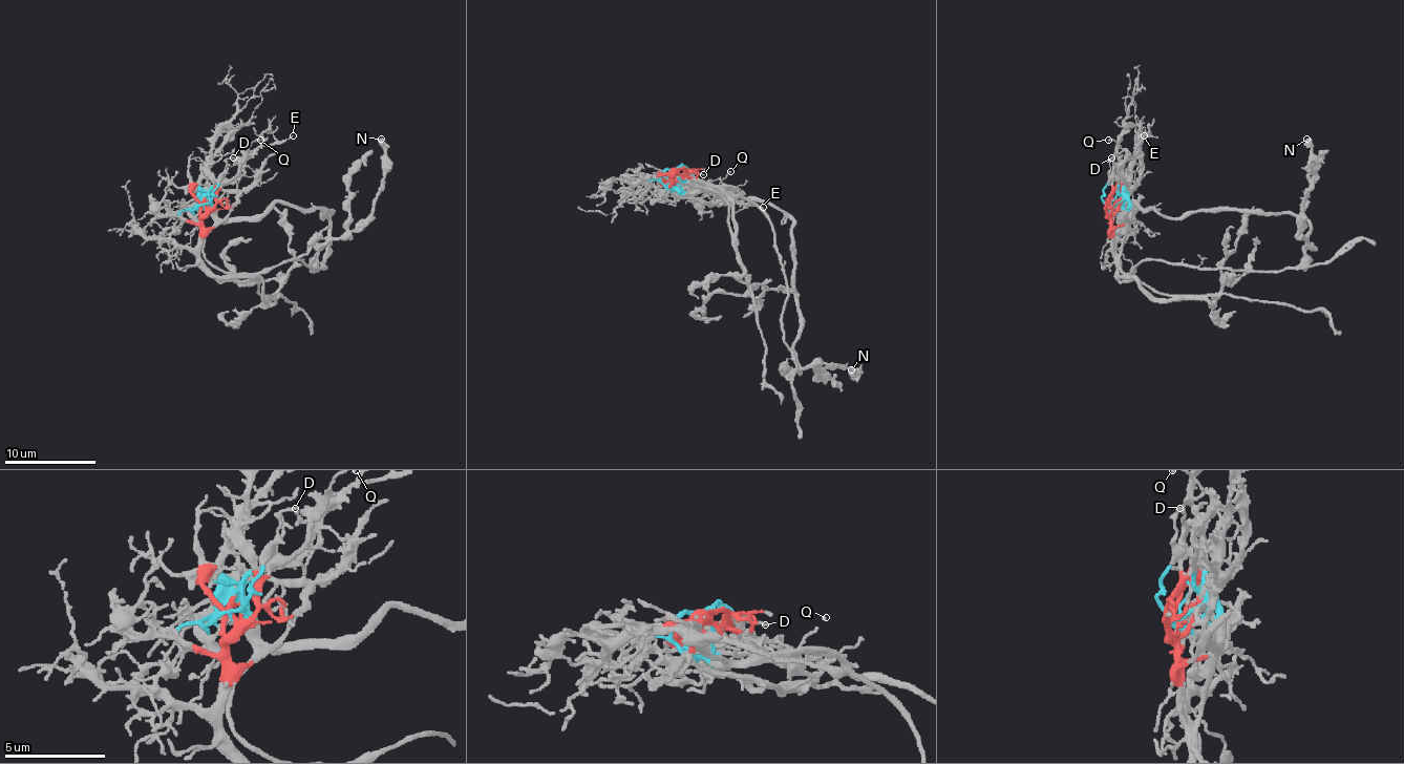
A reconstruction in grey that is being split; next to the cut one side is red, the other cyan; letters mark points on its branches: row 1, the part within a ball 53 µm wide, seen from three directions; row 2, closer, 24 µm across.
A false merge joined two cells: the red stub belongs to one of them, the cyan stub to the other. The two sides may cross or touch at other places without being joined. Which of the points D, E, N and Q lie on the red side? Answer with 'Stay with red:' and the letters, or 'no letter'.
Stay with red: no letter

